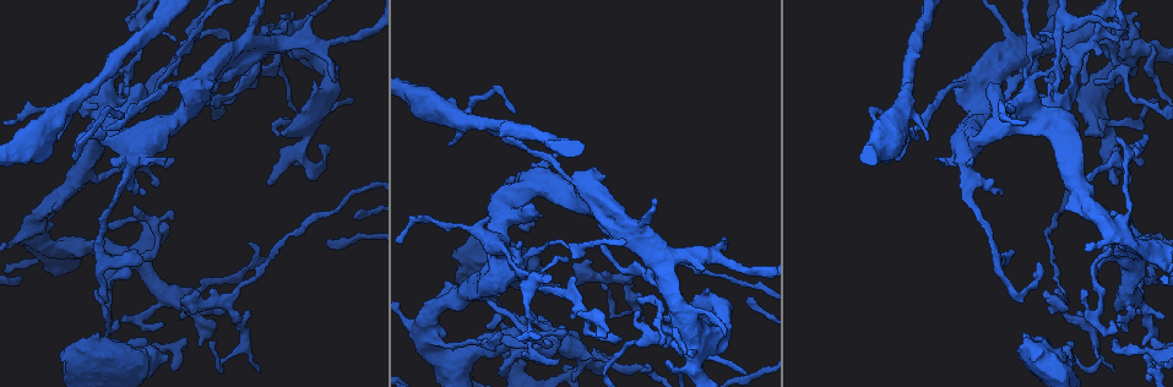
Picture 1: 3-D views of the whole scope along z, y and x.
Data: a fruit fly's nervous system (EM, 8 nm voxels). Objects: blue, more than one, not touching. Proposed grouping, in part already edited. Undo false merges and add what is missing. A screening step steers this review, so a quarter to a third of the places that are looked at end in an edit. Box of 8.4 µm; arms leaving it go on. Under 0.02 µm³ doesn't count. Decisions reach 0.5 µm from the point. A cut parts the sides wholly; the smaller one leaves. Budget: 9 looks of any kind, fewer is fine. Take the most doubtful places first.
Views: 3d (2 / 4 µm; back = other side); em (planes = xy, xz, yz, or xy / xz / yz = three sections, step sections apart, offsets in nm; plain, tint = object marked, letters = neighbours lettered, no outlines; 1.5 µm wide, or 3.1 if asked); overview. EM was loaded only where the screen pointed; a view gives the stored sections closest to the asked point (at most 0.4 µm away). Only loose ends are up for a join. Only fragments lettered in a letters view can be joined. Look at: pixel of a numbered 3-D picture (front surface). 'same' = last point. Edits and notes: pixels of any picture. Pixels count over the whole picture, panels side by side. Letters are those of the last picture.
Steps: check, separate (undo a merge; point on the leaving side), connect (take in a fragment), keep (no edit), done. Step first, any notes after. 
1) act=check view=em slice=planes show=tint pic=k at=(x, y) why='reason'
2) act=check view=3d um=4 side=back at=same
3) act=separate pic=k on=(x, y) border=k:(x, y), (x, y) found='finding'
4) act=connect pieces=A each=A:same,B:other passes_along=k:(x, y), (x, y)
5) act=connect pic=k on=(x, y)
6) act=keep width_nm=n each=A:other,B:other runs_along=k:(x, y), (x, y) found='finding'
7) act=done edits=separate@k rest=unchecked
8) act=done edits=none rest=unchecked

act=check view=em slice=planes show=letters pic=1 at=(449, 146) why='free end'

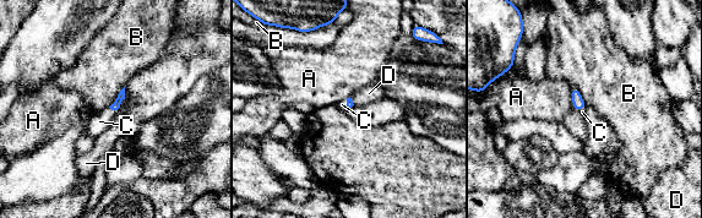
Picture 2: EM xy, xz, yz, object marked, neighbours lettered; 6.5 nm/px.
act=connect pic=2 on=(99, 121) each=A:other,B:other,C:same,D:other passes_along=2:(116, 103), (113, 109), (99, 121) found='it goes on there'

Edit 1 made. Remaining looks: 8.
act=check view=em slice=xy step=8 show=letters pic=1 at=(1116, 337) why='tapers out'

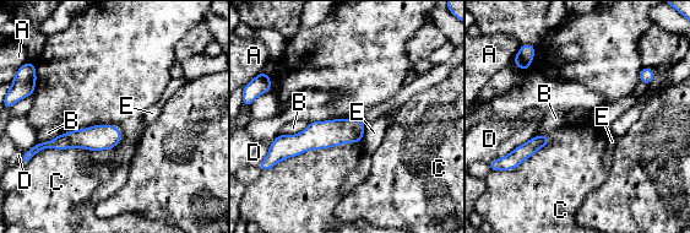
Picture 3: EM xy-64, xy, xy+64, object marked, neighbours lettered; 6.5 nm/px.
act=keep longest_contact=C:600nm each=A:other,B:other,C:other,D:other,E:other border=3:(362, 139), (307, 150), (276, 164) found='no lettered fragment goes on from it'

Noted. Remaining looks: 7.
act=check view=em slice=yz step=4 show=tint pic=1 at=(456, 248)

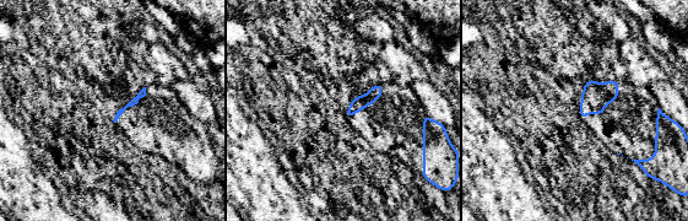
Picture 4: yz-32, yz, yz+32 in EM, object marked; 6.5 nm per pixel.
act=check view=em slice=yz step=4 show=letters at=same

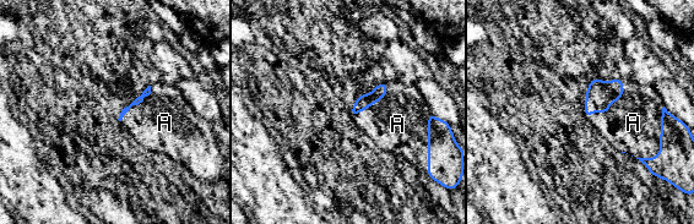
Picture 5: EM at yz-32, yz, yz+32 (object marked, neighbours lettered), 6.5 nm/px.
act=connect pic=5 on=(633, 123) each=A:same passes_along=5:(600, 94), (611, 103), (633, 123) found='the neuron continues'

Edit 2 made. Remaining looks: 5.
act=check view=3d um=4 pic=1 at=(141, 257) why='branch stops here'

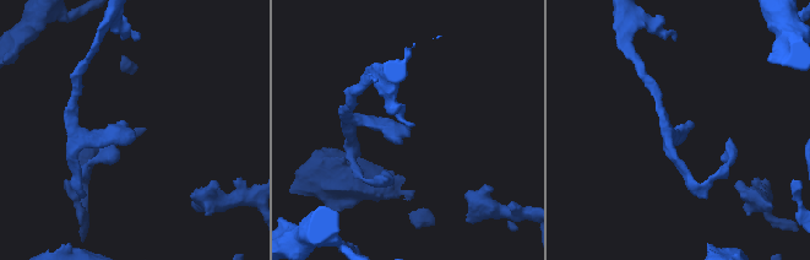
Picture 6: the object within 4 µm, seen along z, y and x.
act=check view=em slice=planes show=plain pic=6 at=(407, 134) why='shape alone is not enough'

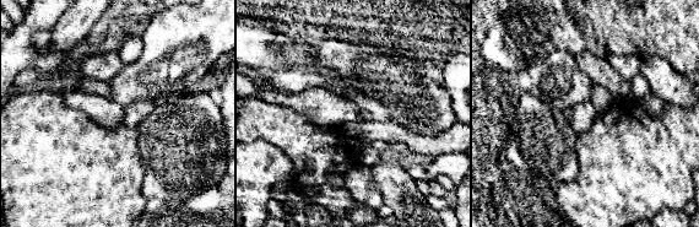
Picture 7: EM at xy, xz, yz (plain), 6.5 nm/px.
act=check view=em slice=planes show=letters at=same

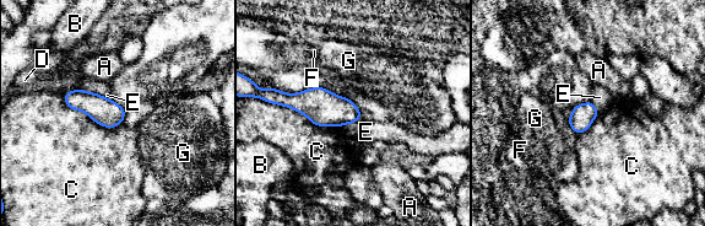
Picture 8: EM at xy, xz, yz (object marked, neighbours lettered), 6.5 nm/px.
act=keep width_nm=160 each=A:other,B:other,C:other,D:other,E:other,F:other,G:other border=8:(270, 102), (314, 124), (341, 127) found='none of them fits'

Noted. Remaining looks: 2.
act=done edits=connect@2,connect@5 rest=unchecked

